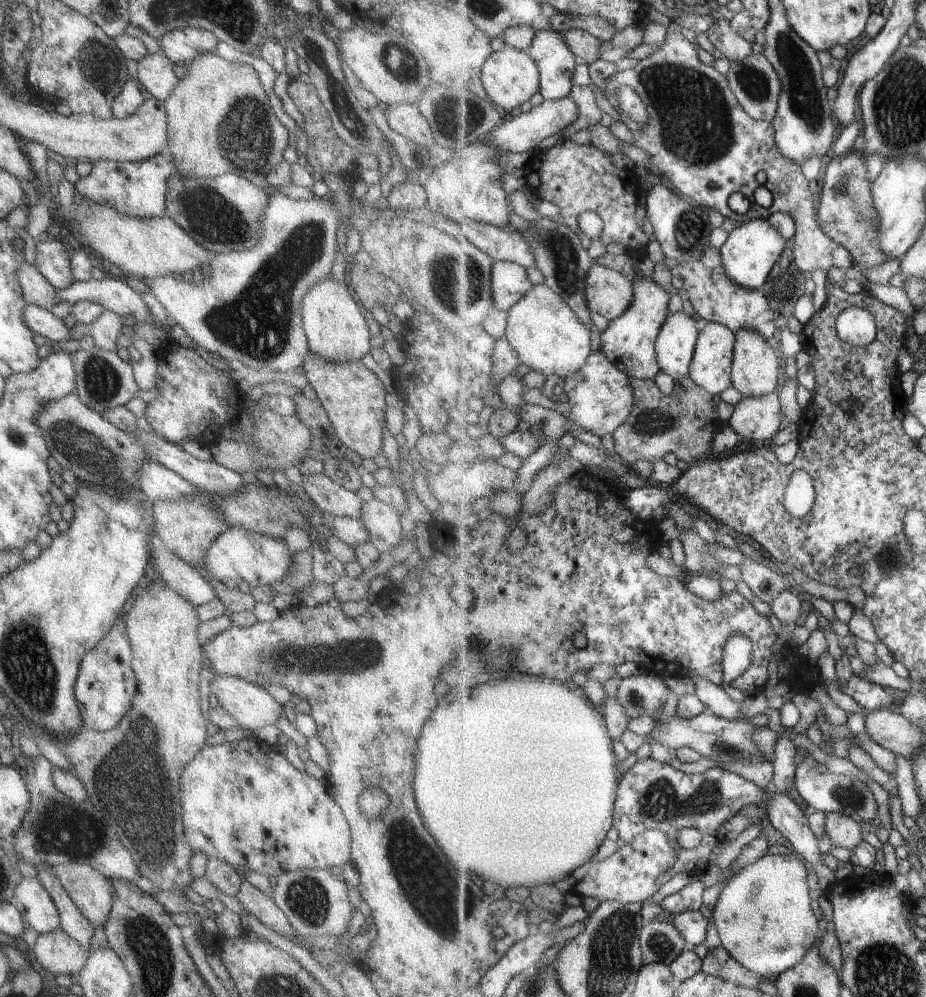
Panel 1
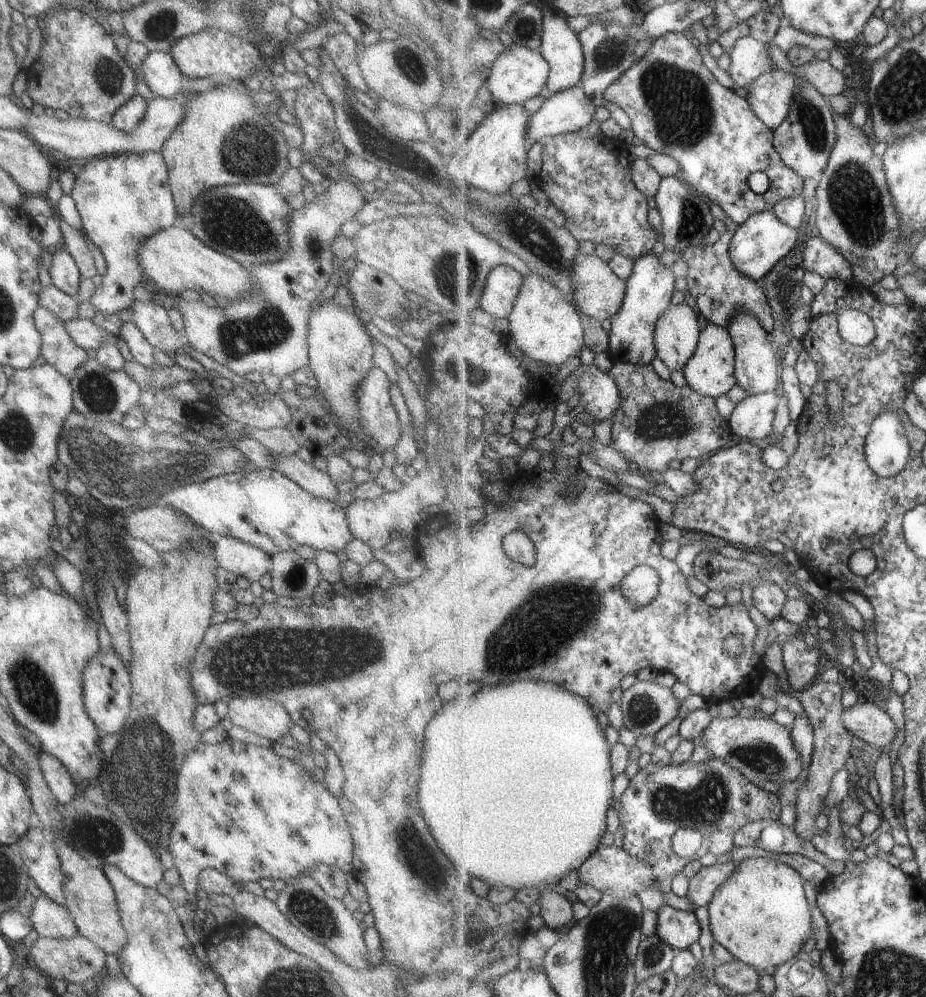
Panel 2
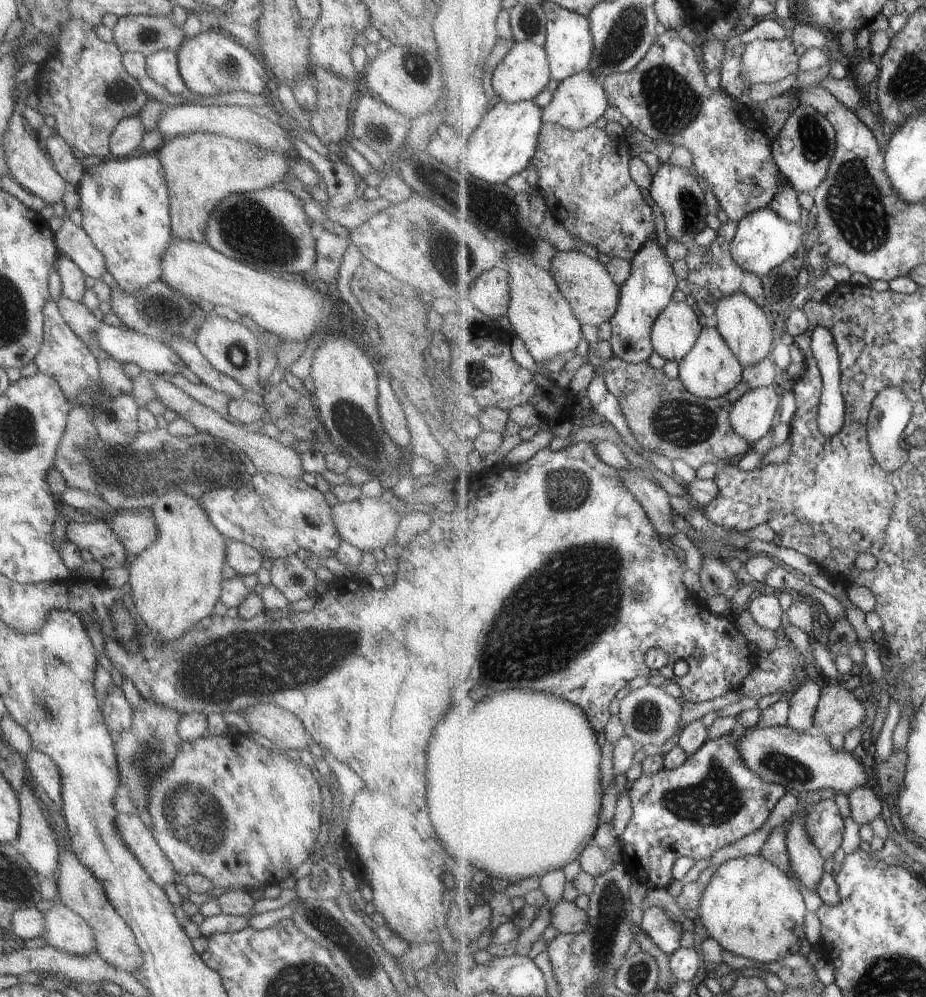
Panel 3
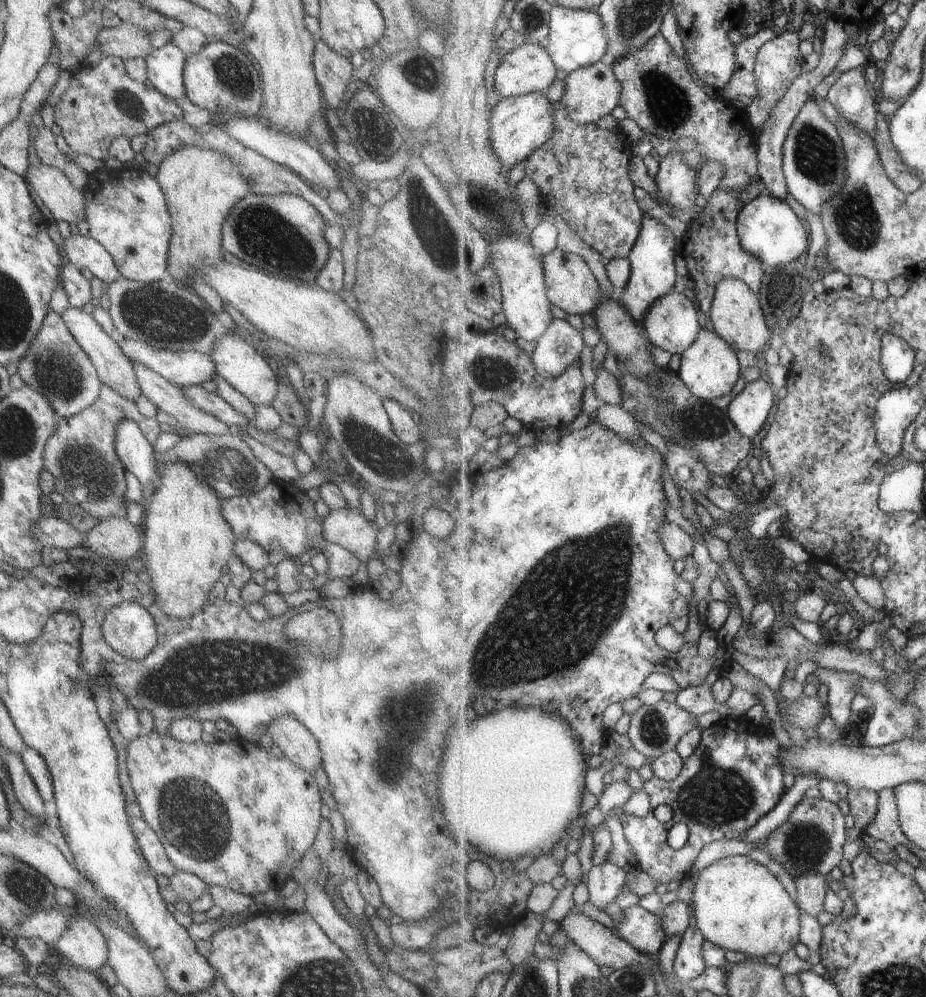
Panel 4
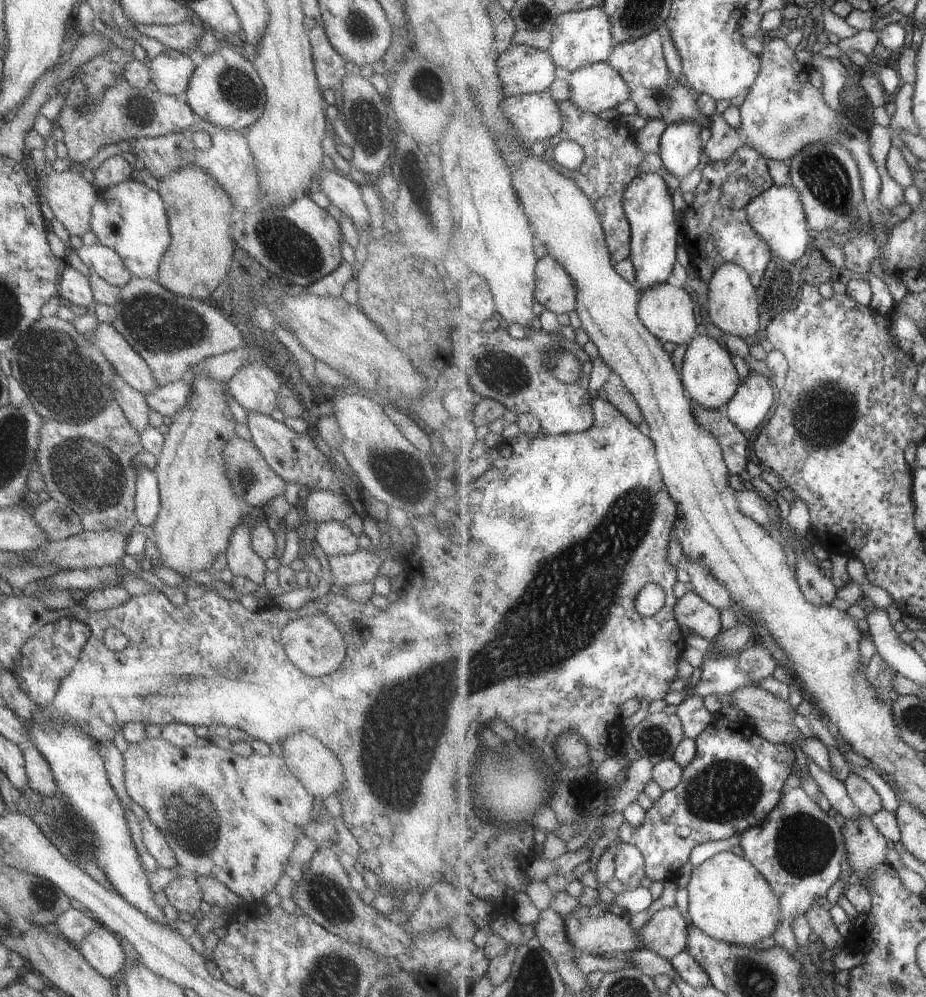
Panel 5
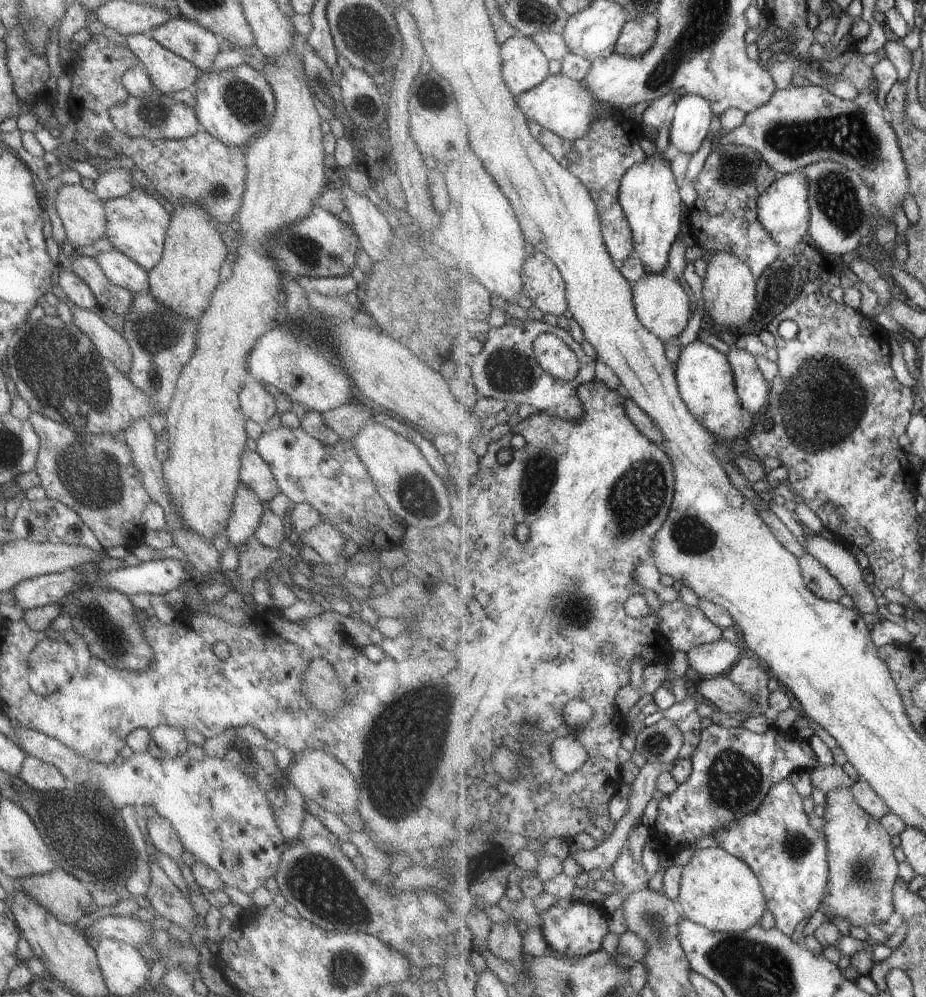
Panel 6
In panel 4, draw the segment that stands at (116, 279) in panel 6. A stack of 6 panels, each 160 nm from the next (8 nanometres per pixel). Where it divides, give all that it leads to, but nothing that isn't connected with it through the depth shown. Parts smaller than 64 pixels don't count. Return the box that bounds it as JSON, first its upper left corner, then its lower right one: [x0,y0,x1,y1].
[59,234,119,283]

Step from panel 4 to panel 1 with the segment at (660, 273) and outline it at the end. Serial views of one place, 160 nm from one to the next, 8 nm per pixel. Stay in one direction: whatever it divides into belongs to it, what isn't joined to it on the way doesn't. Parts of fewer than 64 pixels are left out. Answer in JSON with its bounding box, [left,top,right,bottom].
[600,277,669,379]

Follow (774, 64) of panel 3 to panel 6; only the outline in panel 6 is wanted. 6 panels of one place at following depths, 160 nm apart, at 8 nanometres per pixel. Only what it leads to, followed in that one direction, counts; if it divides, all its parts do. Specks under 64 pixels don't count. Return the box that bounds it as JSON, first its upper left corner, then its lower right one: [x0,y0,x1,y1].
[715,78,910,221]

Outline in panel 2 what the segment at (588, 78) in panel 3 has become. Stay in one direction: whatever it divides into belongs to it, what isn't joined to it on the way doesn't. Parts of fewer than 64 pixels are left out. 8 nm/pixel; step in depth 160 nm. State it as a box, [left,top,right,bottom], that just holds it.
[528,84,597,145]

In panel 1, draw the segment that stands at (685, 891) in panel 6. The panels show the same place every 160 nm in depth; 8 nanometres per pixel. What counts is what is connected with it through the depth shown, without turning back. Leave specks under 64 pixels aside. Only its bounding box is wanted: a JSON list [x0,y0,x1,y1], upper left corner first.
[712,853,819,981]

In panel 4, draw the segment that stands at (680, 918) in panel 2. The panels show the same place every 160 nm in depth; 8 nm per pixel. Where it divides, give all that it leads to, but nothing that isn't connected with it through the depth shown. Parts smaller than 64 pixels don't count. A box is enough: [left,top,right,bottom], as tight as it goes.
[613,905,667,956]

